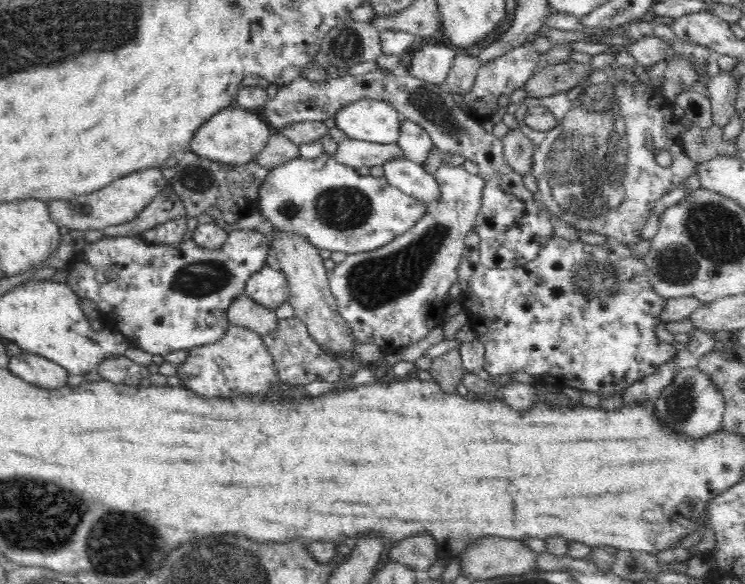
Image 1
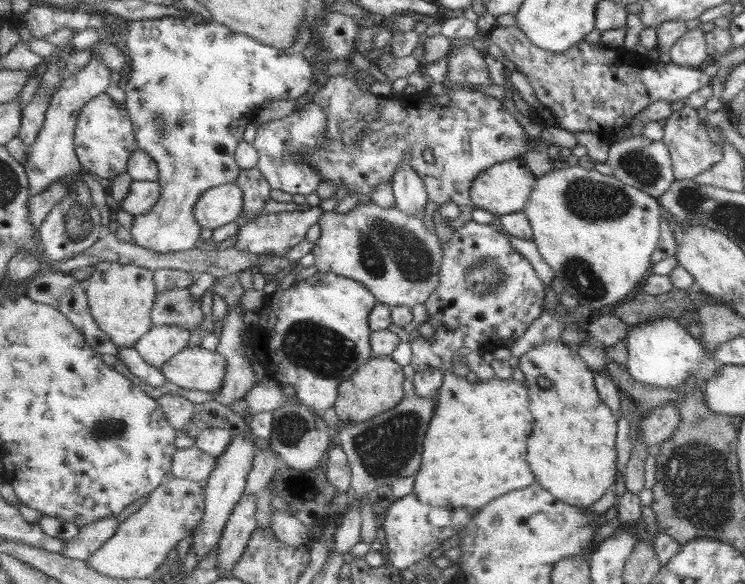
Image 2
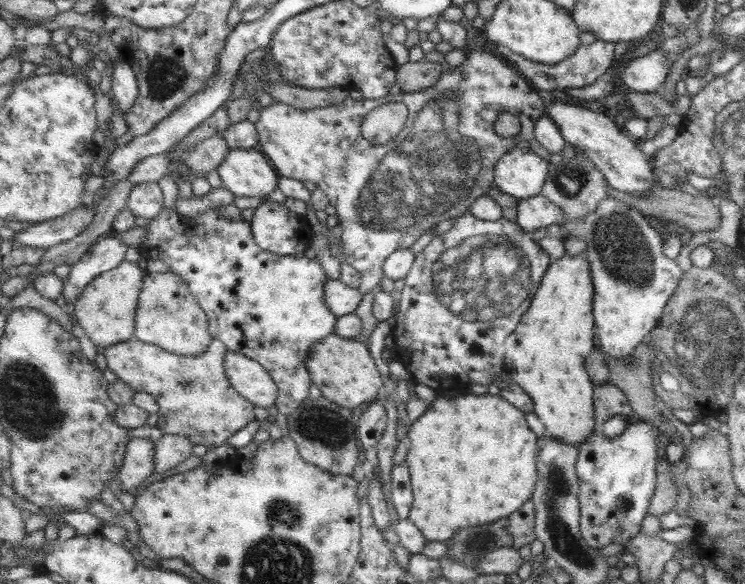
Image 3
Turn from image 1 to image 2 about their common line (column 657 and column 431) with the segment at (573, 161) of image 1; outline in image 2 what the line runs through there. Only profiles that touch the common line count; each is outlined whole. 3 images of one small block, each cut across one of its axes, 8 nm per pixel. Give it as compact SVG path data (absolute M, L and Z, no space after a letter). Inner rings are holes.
M335 75L325 79L322 88L313 90L303 101L311 102L321 106L321 110L327 116L327 131L325 141L321 149L313 149L307 153L309 164L321 174L325 182L331 182L335 186L345 186L348 192L355 192L360 196L360 204L373 200L373 188L379 184L392 182L399 166L405 160L405 151L409 150L412 155L411 166L419 172L423 178L427 192L437 207L443 204L456 204L460 214L456 219L444 219L448 226L457 230L465 227L473 218L475 203L471 198L471 186L476 178L485 170L492 168L500 162L523 159L529 150L542 147L543 138L527 136L527 130L521 126L521 122L505 108L501 99L493 98L483 94L481 90L475 89L470 82L453 83L451 79L443 81L445 92L440 96L434 95L430 88L421 92L407 90L404 98L381 96L372 94L370 91L361 90L353 78L346 75ZM425 148L431 148L434 155L433 163L423 158Z

